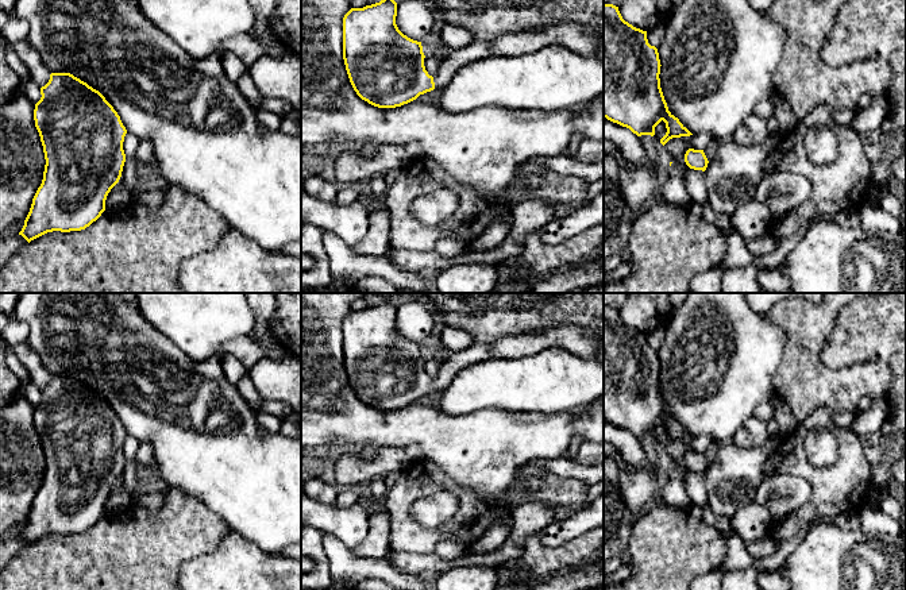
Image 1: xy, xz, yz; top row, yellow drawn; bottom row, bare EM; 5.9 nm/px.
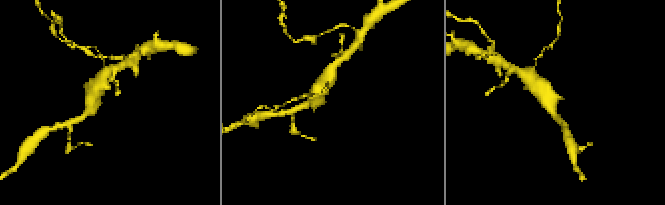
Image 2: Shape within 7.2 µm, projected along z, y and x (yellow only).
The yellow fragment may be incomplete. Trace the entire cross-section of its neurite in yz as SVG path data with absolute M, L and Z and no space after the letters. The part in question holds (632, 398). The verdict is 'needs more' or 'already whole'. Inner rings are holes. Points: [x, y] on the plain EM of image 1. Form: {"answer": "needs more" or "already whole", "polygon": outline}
{"answer": "already whole", "polygon": "M604 305L604 420L637 439L654 439L655 429L663 423L667 435L660 446L664 448L672 440L693 436L668 413L660 390L660 369L658 351L648 346L647 333L625 324L618 309Z"}

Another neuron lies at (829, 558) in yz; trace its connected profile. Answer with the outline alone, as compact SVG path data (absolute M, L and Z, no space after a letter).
M820 521L813 525L803 540L787 556L779 572L790 582L791 590L906 590L906 540L899 536L868 536L860 529L843 529L836 524Z

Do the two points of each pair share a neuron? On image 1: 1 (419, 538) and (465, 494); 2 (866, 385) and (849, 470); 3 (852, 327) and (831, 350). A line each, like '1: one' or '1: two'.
1: one
2: two
3: one

